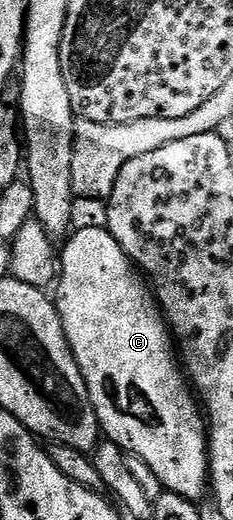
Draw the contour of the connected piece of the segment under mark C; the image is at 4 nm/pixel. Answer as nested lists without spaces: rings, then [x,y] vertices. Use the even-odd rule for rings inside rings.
[[[89,225],[75,233],[64,242],[65,250],[62,248],[59,253],[55,304],[71,351],[79,363],[79,371],[87,383],[91,403],[101,421],[101,432],[126,453],[139,455],[139,459],[159,475],[168,492],[183,495],[188,501],[200,502],[201,496],[204,493],[206,496],[210,488],[207,421],[179,364],[175,341],[157,298],[123,247],[119,247],[109,234],[108,228]]]

